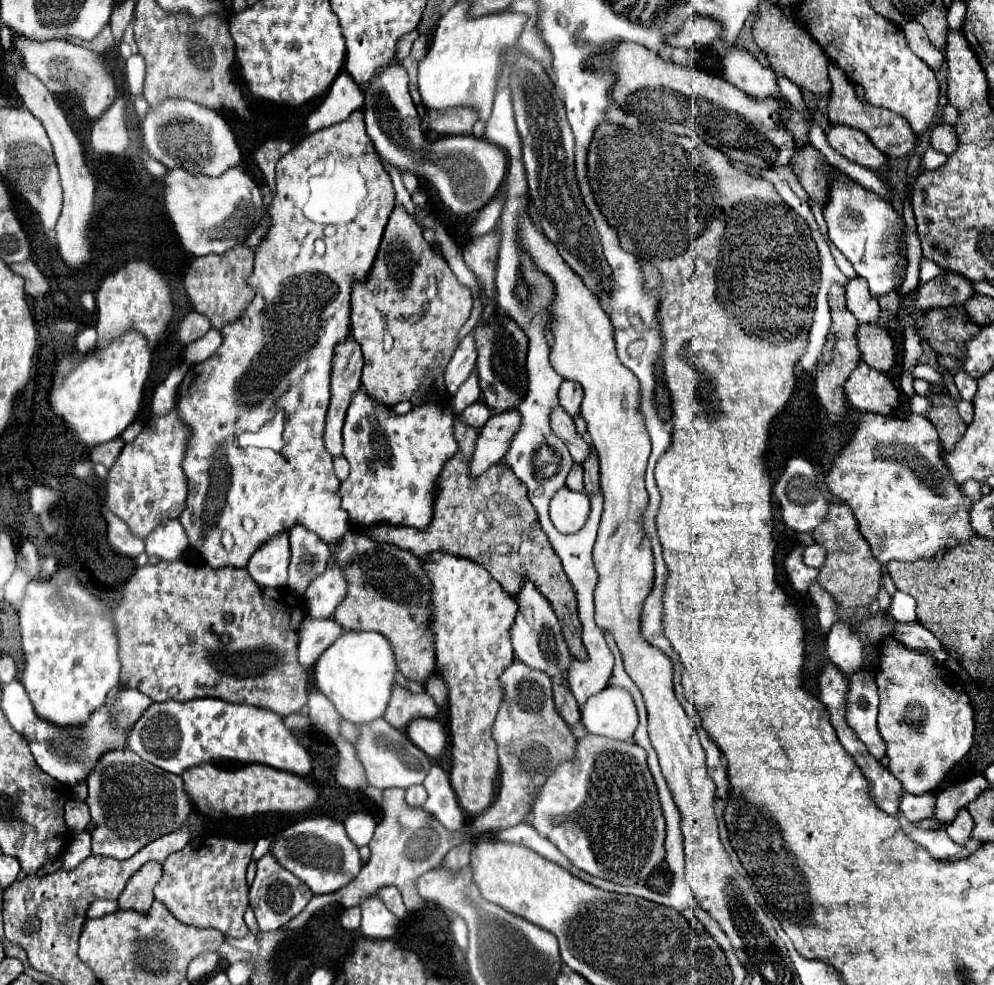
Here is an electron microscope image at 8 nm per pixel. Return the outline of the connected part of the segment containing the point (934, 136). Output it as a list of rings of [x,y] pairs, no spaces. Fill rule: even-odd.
[[[939,124],[931,130],[931,148],[935,148],[937,152],[943,152],[943,154],[951,154],[955,152],[957,144],[955,144],[955,130],[949,126],[949,124]]]

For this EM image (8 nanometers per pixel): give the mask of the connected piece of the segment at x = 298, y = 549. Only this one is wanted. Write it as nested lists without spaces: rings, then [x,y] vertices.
[[[293,526],[289,530],[291,544],[291,564],[289,564],[289,590],[301,596],[307,584],[323,574],[331,558],[331,548],[311,530],[303,526]]]

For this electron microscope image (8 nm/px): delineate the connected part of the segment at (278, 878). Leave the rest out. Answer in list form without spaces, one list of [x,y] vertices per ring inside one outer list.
[[[265,854],[257,862],[257,876],[255,876],[255,882],[249,892],[249,904],[257,916],[259,930],[263,930],[263,932],[279,930],[307,906],[311,896],[313,896],[313,892],[307,888],[307,884],[299,882],[291,872],[287,872],[283,866],[279,866],[271,854]]]

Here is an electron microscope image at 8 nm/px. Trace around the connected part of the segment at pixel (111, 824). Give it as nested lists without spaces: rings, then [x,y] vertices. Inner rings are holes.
[[[119,748],[103,754],[95,764],[93,772],[87,776],[87,786],[89,786],[89,796],[85,804],[91,810],[91,822],[93,822],[93,830],[91,830],[93,854],[101,854],[117,860],[127,860],[135,852],[139,852],[143,846],[157,840],[159,836],[165,836],[169,832],[183,828],[189,814],[193,812],[183,792],[181,778],[177,774],[169,774],[169,772],[163,772],[161,768],[155,768],[153,764],[147,764],[127,748]]]

